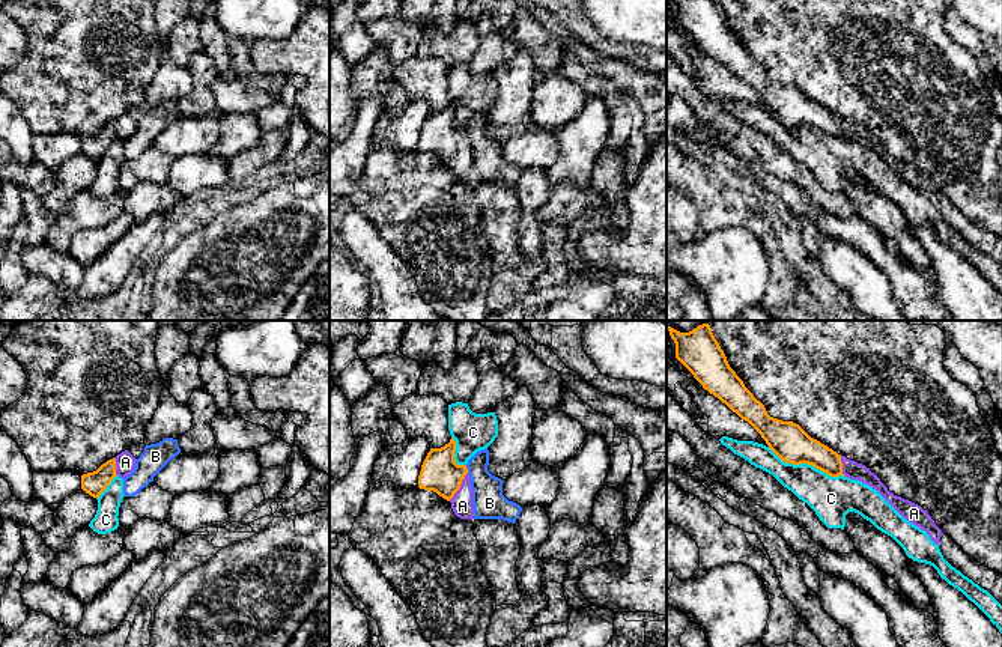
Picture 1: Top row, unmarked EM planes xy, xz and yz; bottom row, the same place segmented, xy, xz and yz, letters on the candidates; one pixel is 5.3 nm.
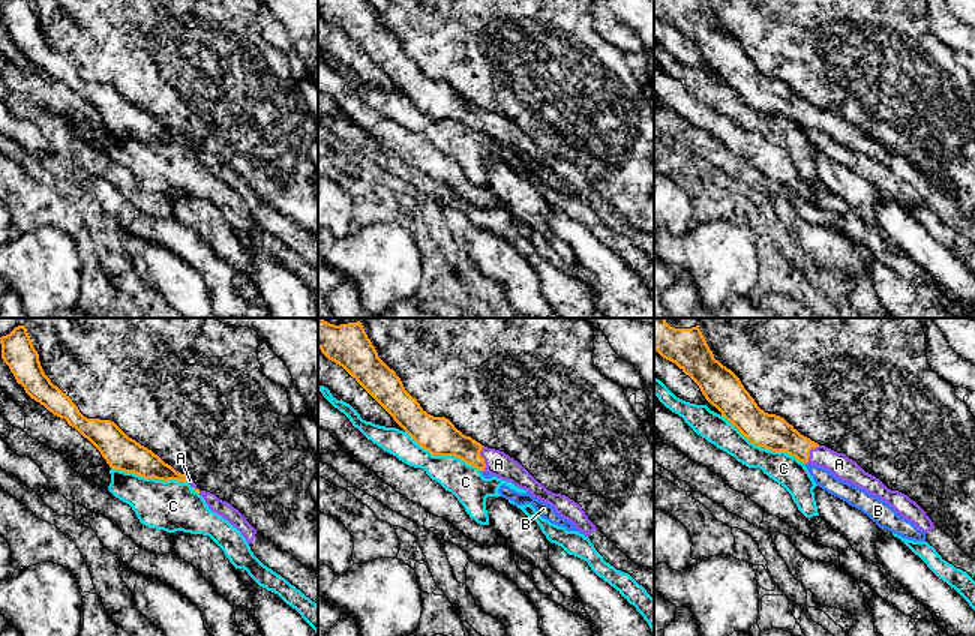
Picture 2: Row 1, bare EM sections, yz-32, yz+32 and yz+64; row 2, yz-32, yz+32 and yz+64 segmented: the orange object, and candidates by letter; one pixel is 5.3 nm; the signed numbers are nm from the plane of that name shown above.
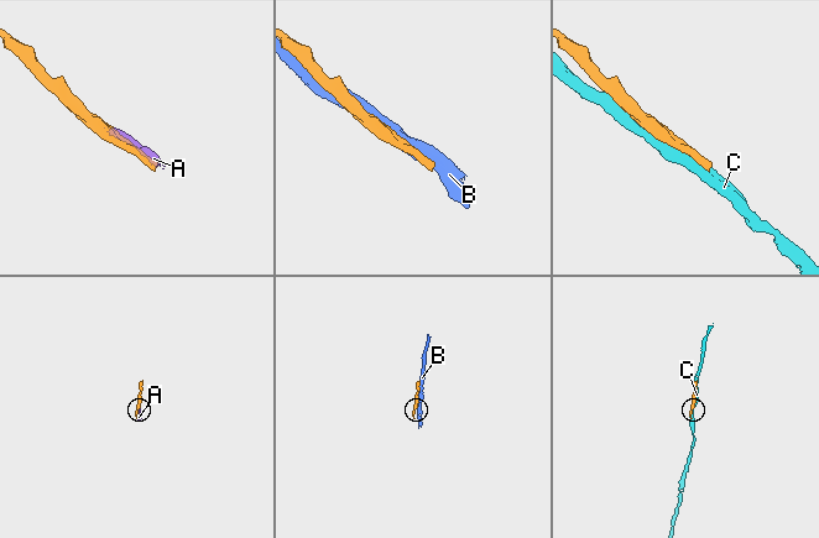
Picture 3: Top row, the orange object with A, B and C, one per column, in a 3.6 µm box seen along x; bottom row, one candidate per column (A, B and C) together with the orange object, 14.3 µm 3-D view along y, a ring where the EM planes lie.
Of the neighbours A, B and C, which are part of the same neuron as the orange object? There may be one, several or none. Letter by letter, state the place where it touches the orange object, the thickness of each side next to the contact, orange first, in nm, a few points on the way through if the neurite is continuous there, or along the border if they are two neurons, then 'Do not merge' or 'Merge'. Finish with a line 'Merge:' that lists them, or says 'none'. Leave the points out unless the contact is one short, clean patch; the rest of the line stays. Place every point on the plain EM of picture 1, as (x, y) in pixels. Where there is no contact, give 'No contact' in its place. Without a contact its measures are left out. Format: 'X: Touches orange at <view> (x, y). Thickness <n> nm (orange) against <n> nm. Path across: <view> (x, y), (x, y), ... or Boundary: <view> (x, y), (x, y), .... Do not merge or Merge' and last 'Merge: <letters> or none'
A: Touches orange at xz (459, 149). Thickness 200 nm (orange) against 110 nm. Merge
B: Touches orange at xz (467, 133). Thickness 200 nm (orange) against 170 nm. Do not merge
C: Touches orange at yz (807, 125). Thickness 200 nm (orange) against 220 nm. Do not merge
Merge: A

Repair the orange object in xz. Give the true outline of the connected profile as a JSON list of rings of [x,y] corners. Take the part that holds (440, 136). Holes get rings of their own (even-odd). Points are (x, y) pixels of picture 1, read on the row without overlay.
[[[456,104],[430,111],[418,138],[418,150],[433,153],[451,166],[460,182],[474,182],[472,152],[466,128],[454,125]]]

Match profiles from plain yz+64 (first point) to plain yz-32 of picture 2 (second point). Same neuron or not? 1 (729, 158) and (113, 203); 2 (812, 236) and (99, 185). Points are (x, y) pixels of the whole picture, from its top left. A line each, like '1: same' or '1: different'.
1: same
2: different

